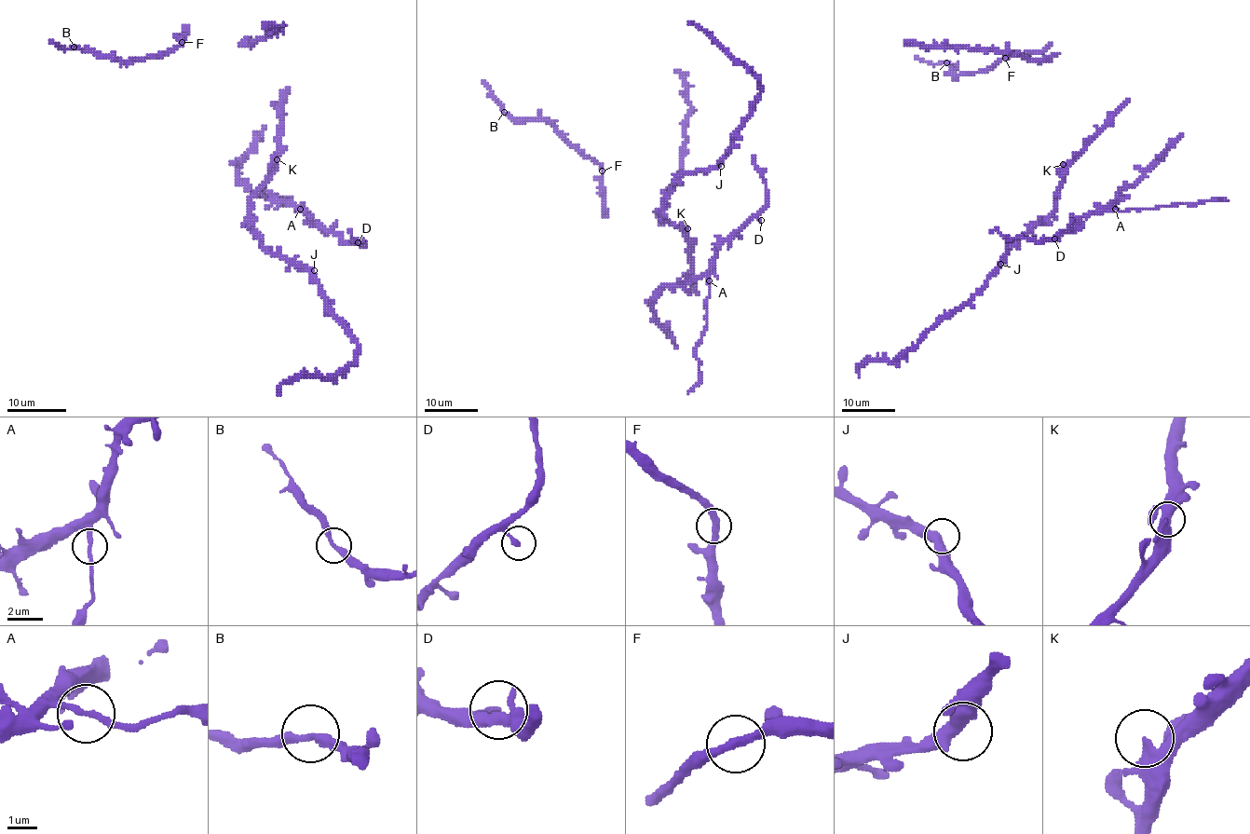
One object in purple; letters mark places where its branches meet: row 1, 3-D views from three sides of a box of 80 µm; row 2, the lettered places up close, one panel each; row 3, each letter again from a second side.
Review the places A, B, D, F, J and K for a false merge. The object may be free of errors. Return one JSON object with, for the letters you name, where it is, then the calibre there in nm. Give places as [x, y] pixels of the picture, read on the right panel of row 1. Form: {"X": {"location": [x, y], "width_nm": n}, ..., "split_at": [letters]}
{"A": {"location": [1115, 209], "width_nm": 200}, "split_at": ["A"]}

